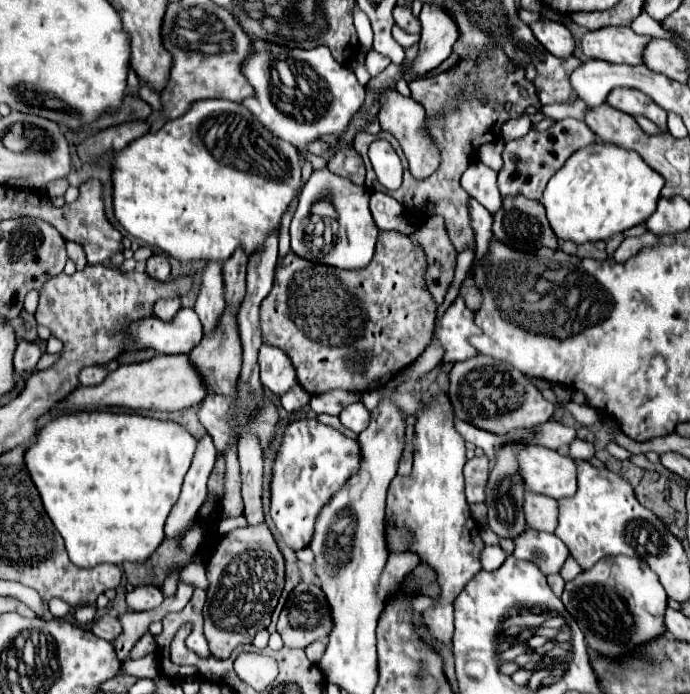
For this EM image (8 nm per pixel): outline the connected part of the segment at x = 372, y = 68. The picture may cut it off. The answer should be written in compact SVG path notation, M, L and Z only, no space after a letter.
M374 49L366 55L366 71L370 73L370 77L376 77L378 73L382 73L384 71L384 67L388 67L390 65L390 61L388 61L388 57L382 57L380 53L376 53Z

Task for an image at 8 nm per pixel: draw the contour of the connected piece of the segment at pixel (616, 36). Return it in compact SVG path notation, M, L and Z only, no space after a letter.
M602 27L584 33L580 47L588 59L640 65L642 49L648 41L650 37L636 35L630 27Z

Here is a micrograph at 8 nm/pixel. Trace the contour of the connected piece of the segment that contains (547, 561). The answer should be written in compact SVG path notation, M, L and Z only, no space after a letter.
M526 529L520 537L516 537L514 545L512 555L536 563L544 575L558 573L568 557L568 547L554 533Z

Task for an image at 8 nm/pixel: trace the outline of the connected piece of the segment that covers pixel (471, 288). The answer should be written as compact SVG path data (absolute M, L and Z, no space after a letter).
M466 277L460 285L460 297L466 301L466 307L476 311L480 307L480 291L476 285L472 285L472 277Z

